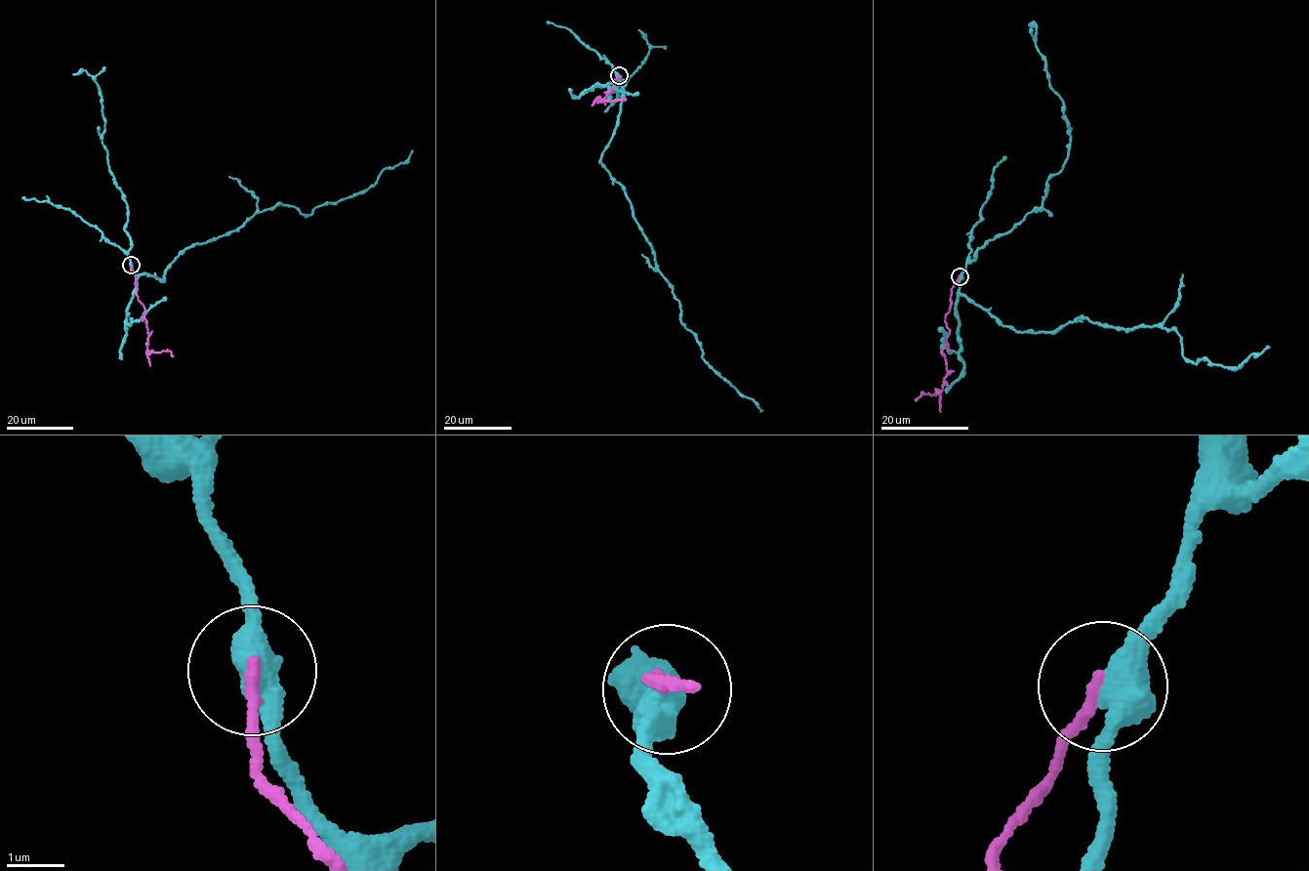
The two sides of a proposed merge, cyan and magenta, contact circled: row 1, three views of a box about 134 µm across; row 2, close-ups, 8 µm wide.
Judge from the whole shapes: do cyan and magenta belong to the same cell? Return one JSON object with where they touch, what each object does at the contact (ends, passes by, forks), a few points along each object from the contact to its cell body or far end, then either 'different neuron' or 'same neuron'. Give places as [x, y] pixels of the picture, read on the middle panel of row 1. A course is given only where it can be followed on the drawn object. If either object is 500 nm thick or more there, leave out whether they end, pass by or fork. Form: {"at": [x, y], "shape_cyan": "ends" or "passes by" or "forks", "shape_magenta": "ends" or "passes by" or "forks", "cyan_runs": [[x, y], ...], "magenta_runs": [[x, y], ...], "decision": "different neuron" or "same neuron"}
{"at": [619, 75], "shape_cyan": "passes by", "shape_magenta": "ends", "cyan_runs": [[618, 76], [621, 110], [602, 167], [622, 186], [703, 360], [761, 411]], "magenta_runs": [[618, 76], [613, 81], [613, 89], [603, 100], [596, 101], [626, 100]], "decision": "different neuron"}

